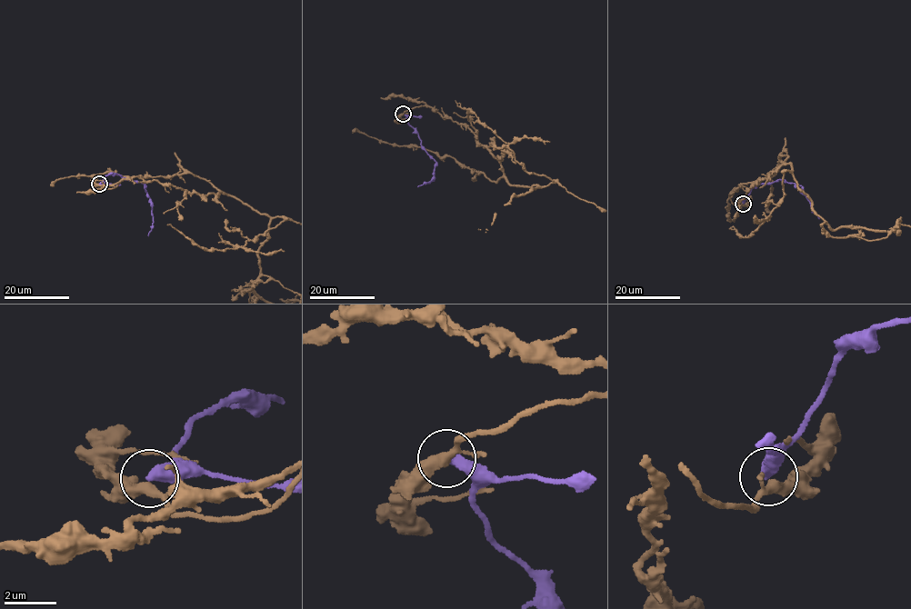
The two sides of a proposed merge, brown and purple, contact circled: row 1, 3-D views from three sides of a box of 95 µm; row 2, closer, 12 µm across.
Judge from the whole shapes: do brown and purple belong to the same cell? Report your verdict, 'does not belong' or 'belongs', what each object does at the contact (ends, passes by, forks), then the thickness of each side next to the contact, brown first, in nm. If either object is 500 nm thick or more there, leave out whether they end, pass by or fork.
does not belong; brown forks; purple ends; calibres 280 and 480 nm

